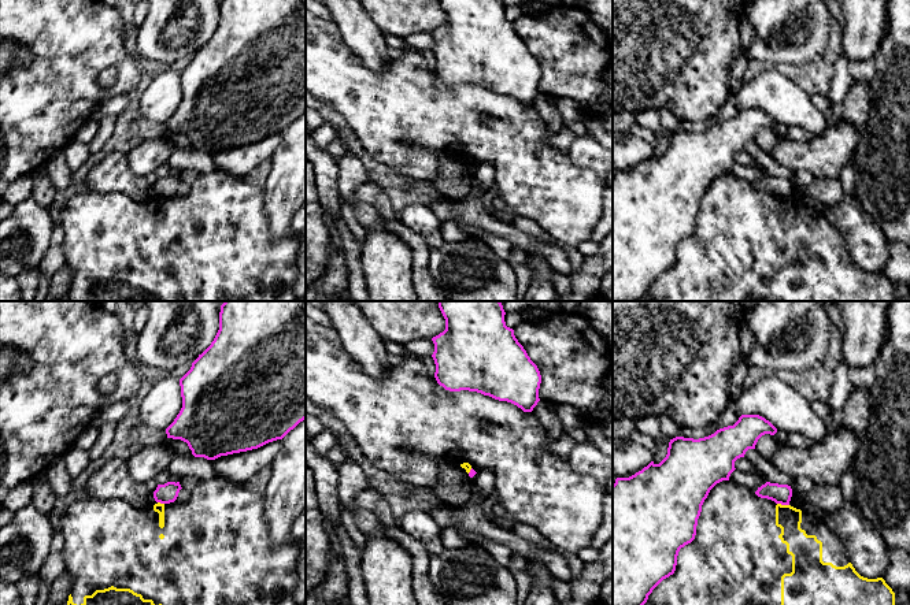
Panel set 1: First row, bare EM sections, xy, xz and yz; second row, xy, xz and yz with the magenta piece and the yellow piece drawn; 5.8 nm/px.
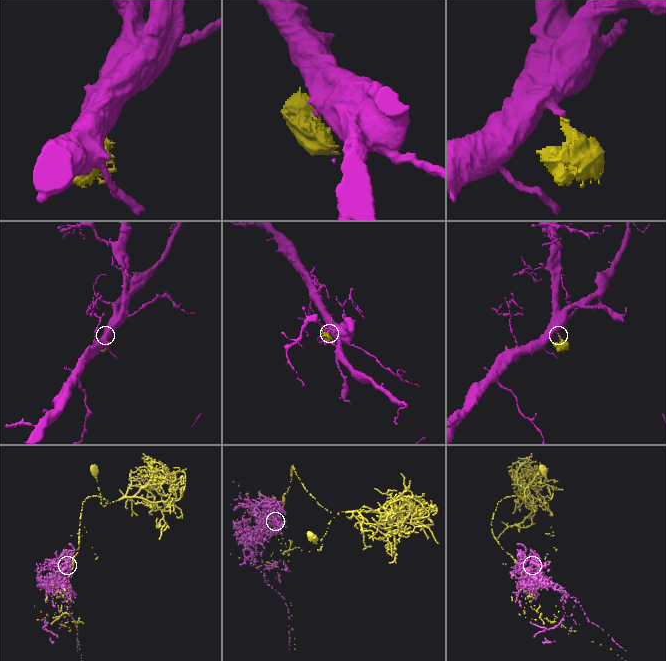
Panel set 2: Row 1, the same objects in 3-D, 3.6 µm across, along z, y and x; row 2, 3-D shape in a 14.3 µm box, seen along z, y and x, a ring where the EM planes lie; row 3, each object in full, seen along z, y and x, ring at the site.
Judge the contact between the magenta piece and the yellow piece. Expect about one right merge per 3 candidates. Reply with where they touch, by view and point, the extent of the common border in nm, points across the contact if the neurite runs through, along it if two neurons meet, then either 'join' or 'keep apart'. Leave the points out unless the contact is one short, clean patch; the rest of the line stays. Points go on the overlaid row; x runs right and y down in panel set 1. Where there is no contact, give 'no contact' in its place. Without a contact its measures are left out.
contact yz (783, 504); length 70 nm; border yz (777, 503), (788, 505); keep apart

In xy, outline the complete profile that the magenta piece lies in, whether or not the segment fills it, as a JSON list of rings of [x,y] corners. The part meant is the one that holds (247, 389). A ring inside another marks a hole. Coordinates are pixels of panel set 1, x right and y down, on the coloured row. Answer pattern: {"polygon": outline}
{"polygon": [[[225,301],[214,341],[180,386],[182,408],[166,434],[186,442],[195,457],[215,460],[282,439],[306,419],[306,301]]]}

